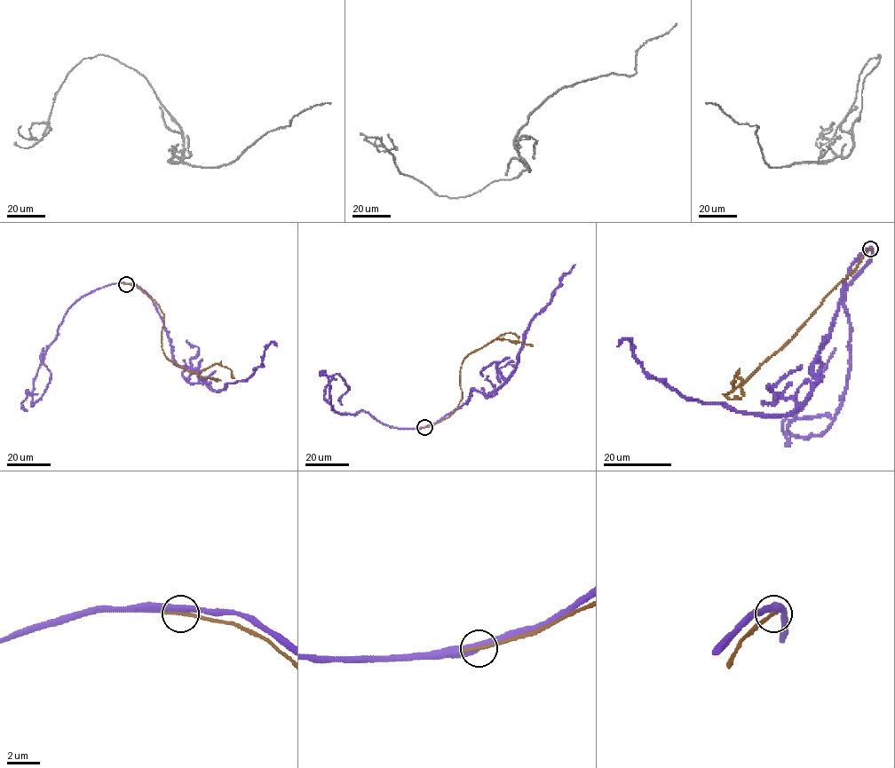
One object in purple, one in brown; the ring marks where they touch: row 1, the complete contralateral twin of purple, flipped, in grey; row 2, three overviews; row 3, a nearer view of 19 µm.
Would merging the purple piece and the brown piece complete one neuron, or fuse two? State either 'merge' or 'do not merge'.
do not merge

